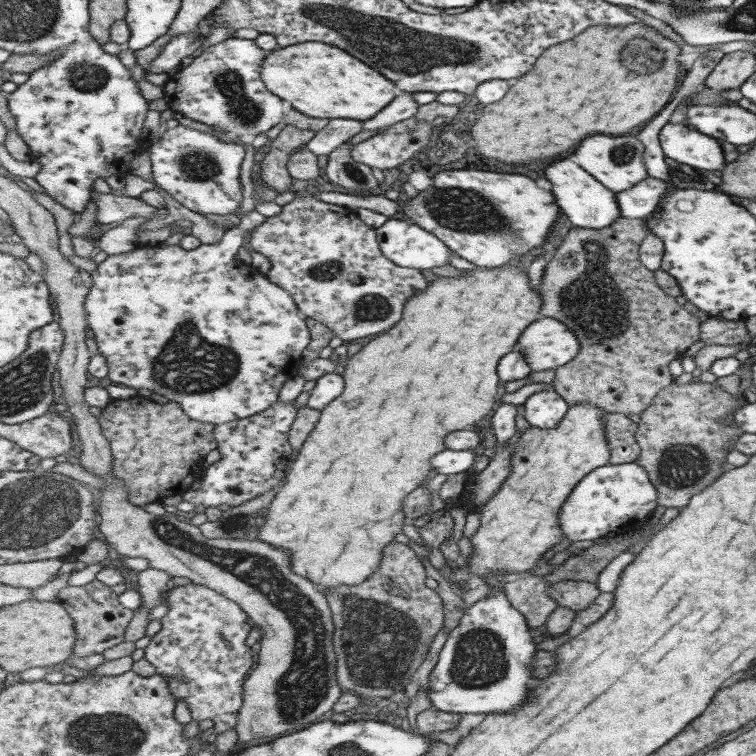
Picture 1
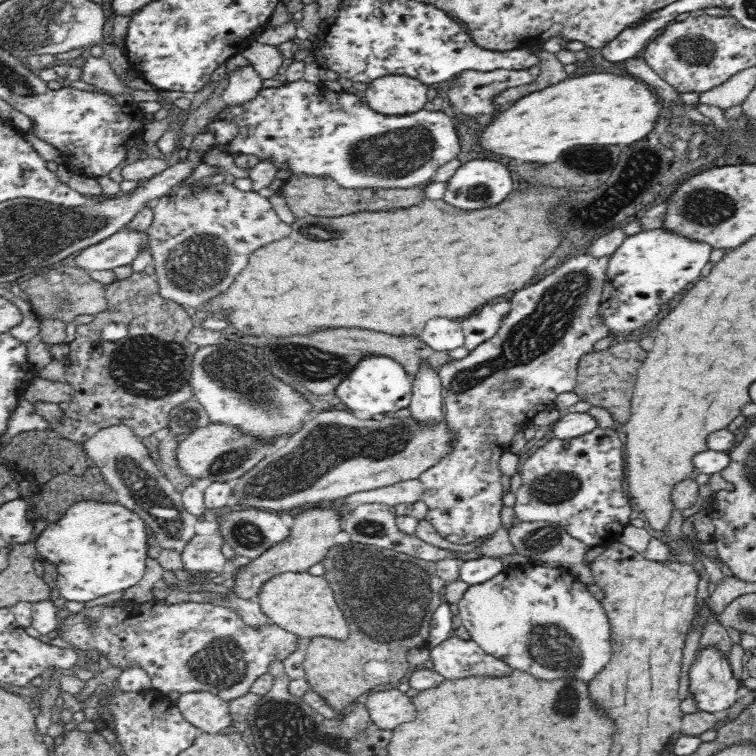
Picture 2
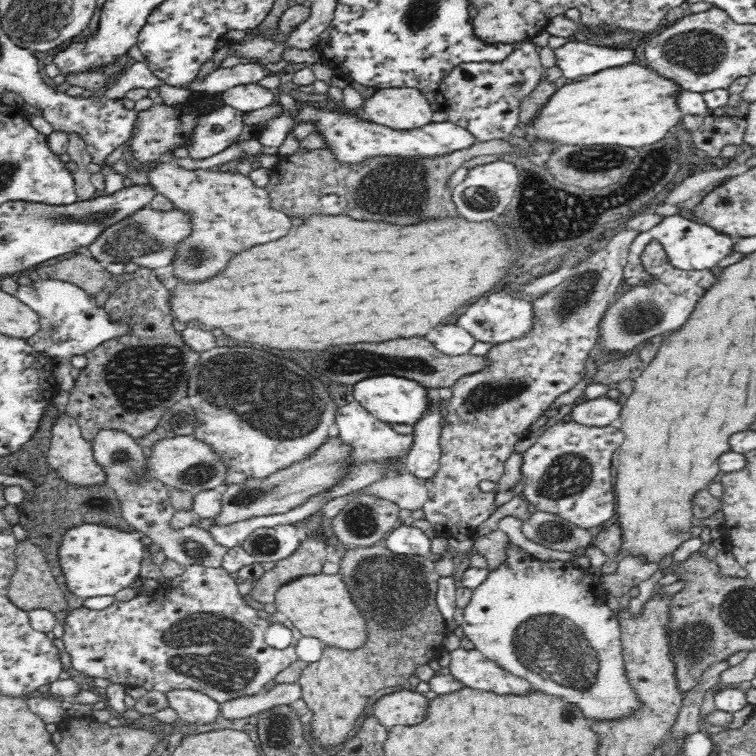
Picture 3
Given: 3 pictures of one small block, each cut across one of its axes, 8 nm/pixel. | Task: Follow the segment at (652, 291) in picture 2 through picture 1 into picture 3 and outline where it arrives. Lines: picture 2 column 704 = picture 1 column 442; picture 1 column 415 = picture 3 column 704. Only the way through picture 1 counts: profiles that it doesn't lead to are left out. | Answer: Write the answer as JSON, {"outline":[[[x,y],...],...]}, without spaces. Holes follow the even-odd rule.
{"outline":[[[679,214],[667,216],[662,219],[654,228],[641,232],[636,236],[636,240],[631,245],[627,258],[627,265],[623,268],[623,278],[625,284],[641,284],[648,279],[648,273],[644,272],[641,264],[641,254],[644,252],[646,245],[653,241],[660,243],[665,248],[669,261],[682,270],[704,270],[716,266],[722,258],[732,254],[732,248],[737,242],[737,237],[730,237],[729,234],[718,232],[715,228],[707,224],[698,223],[698,221],[689,220]]]}

